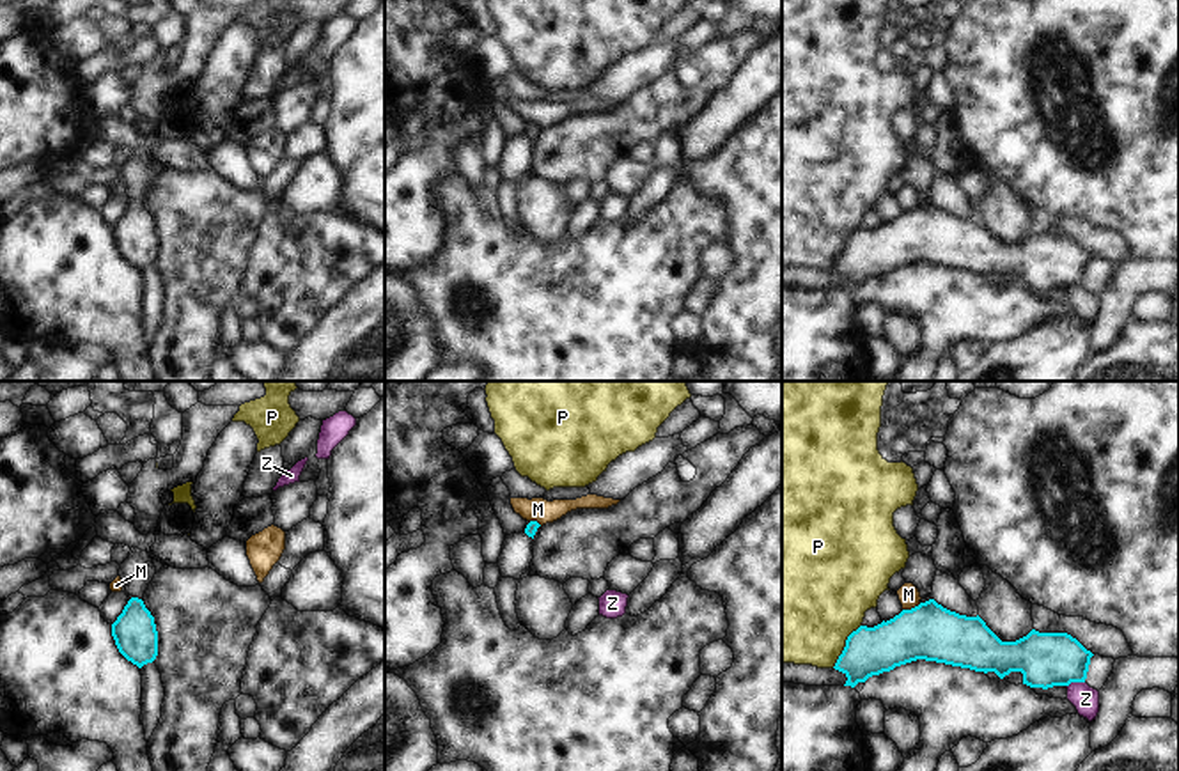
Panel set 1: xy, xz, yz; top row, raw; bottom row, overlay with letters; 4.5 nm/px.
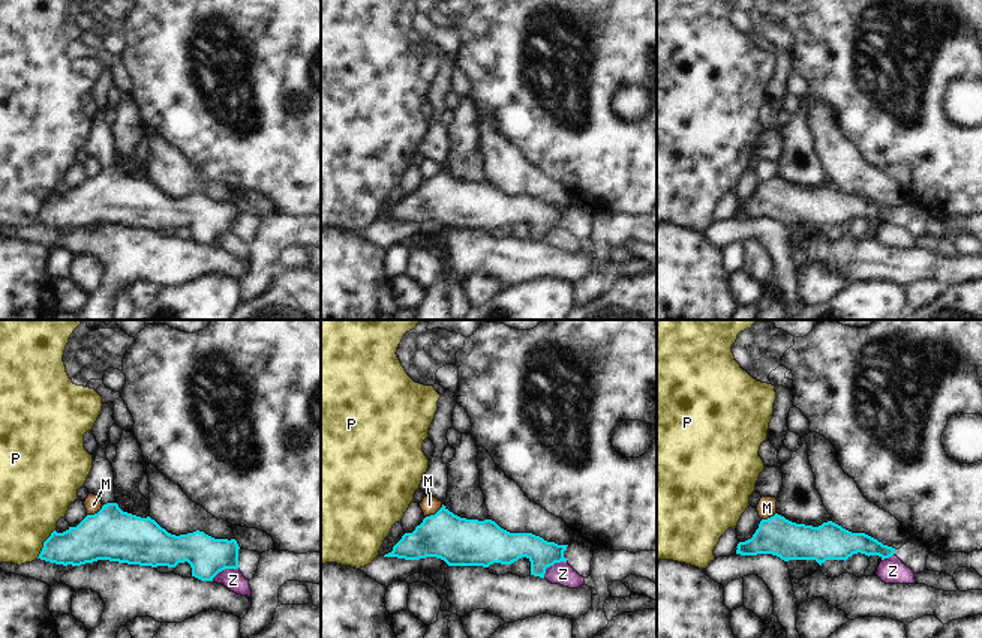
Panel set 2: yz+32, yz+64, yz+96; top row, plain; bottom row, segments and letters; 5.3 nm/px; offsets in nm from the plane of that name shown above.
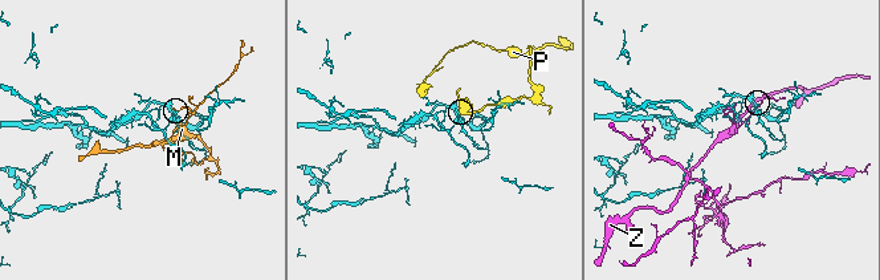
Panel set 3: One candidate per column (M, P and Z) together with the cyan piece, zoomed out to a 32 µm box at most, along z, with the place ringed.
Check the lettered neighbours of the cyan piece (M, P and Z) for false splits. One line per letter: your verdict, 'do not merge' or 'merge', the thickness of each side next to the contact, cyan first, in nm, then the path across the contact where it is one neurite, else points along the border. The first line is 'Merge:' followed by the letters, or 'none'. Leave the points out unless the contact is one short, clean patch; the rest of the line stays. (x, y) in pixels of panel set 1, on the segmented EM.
Merge: none
M: do not merge; 260 nm thick on the cyan side, 100 nm on the other
P: do not merge; 220 nm thick on the cyan side, 460 nm on the other; border along yz (860, 624), (848, 637), (843, 653), (832, 667)
Z: do not merge; 240 nm thick on the cyan side, 120 nm on the other

